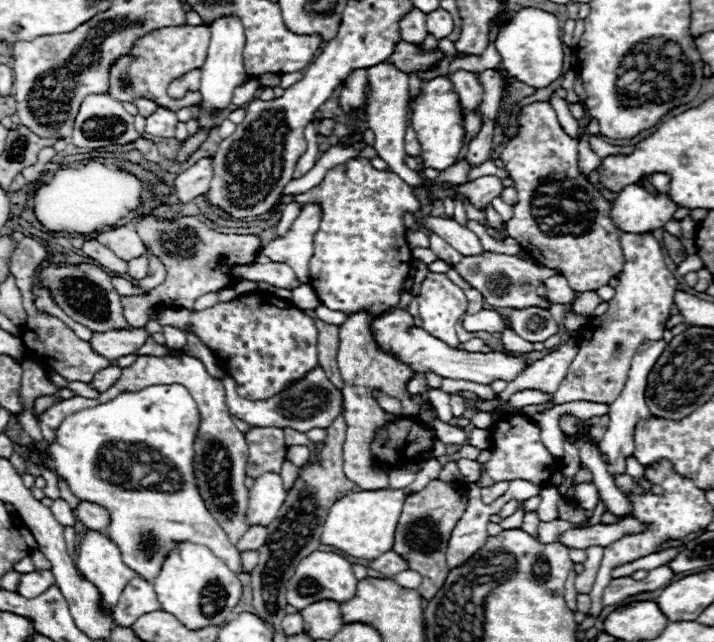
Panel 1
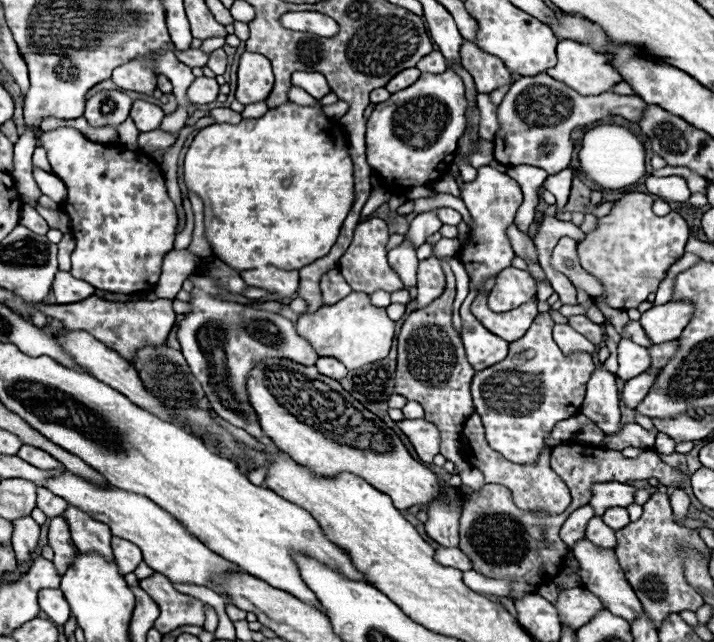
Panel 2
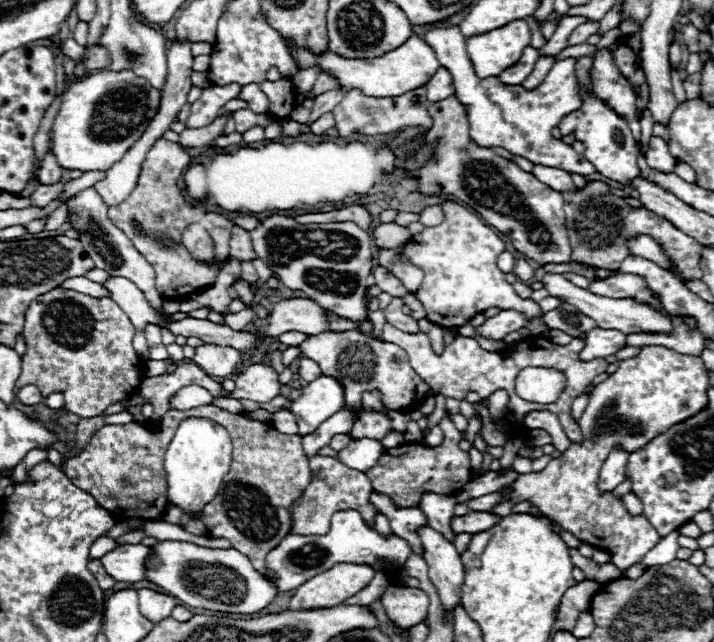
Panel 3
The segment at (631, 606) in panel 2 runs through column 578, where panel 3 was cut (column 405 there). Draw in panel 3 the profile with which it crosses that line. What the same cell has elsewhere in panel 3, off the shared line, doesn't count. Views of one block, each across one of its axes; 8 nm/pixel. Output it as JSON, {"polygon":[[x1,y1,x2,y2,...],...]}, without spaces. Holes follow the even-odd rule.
{"polygon":[[342,510,332,516,330,530,324,536,294,536,288,534,266,558,266,566,278,576,272,580,280,592,296,590,302,586,302,582,310,580,314,574,320,574,322,570,330,570,330,566,338,562,358,562,374,566,376,572,384,572,390,582,398,582,400,574,404,574,404,564,408,556,412,554,410,544,404,538,398,538,394,534,382,536,374,528,366,526,362,516,356,510],[382,560,388,562,388,566,382,566]]}

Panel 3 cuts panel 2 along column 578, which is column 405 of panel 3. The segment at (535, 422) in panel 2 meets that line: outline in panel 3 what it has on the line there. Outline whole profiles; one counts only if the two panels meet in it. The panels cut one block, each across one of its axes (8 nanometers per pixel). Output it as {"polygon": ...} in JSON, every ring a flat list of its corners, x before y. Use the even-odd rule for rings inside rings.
{"polygon":[[358,330,346,332,322,332,316,336,308,336,302,344,302,356,314,360,322,374,334,376,342,382,346,390,346,406,360,408,362,406,362,392,378,388,382,392,382,400,388,410,406,412,410,408,420,408,428,384,412,370,406,352,390,342,378,342,360,334],[348,334,348,336,344,336]]}

